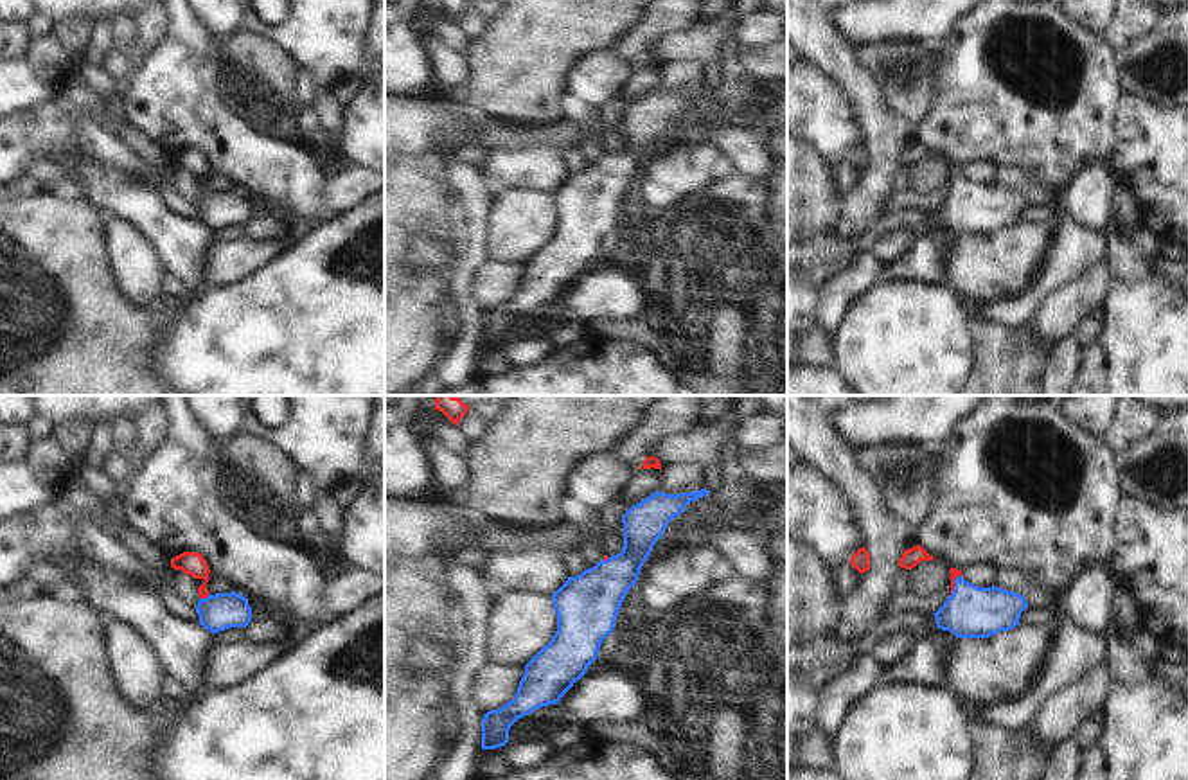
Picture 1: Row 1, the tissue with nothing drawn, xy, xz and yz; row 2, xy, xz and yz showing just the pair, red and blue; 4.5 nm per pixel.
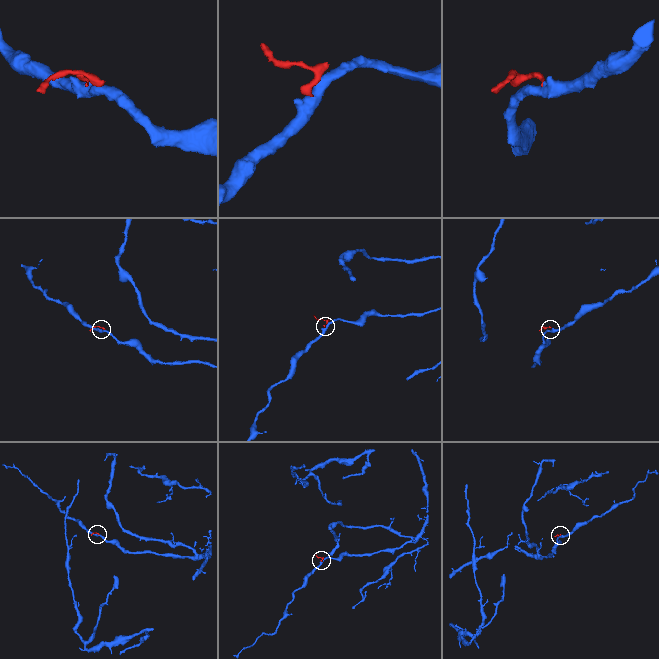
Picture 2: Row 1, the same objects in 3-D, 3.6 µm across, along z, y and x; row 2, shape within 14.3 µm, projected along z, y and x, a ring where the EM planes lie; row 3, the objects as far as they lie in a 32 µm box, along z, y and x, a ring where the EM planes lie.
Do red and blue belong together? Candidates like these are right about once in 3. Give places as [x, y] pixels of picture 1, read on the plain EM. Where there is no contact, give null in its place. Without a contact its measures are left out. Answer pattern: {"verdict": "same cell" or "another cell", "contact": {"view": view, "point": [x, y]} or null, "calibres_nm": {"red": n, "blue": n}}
{"verdict": "same cell", "contact": {"view": "xy", "point": [205, 194]}, "calibres_nm": {"red": 110, "blue": 170}}

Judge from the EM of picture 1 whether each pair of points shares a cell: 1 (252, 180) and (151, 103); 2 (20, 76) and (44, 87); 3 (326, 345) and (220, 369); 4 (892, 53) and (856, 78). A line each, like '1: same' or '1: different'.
1: same
2: same
3: same
4: different

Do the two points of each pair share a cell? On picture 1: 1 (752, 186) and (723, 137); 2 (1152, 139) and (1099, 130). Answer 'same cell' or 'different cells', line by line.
1: different cells
2: different cells

